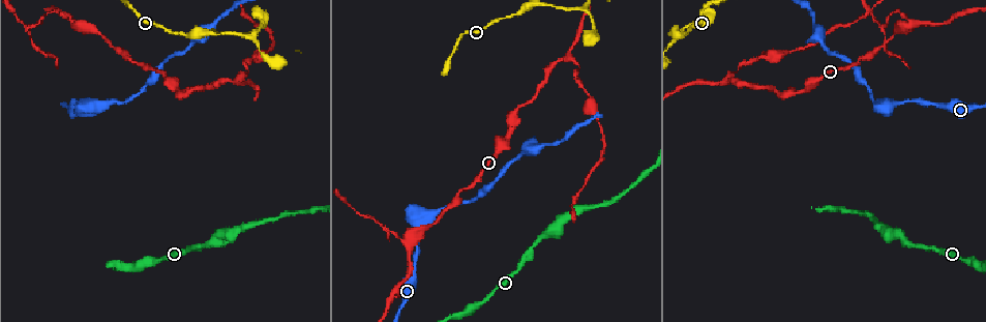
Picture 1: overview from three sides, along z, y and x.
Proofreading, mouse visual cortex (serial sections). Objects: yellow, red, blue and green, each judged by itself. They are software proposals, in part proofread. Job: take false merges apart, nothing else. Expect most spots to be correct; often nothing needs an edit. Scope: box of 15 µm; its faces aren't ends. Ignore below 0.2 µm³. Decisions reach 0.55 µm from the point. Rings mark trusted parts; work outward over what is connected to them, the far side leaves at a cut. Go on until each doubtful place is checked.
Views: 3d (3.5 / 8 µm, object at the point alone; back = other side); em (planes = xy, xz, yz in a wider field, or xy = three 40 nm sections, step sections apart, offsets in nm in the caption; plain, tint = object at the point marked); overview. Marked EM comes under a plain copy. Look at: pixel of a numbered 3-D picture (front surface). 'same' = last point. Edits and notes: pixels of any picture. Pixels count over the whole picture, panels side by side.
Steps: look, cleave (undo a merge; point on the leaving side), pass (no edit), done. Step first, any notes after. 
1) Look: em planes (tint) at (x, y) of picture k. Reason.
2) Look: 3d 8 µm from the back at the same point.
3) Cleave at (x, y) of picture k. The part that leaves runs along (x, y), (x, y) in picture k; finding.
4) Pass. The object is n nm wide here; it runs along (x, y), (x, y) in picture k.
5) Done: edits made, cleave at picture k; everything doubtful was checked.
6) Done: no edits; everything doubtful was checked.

Look: 3d 3.5 µm at (407, 240) of picture 1. Three-way junction.

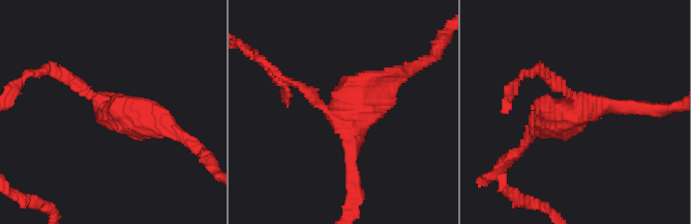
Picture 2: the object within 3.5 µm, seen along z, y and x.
Look: em xy step 1 (tint) at (342, 113) of picture 2. 3 arms meet here; the arms are 150, 200, 350 nm wide.

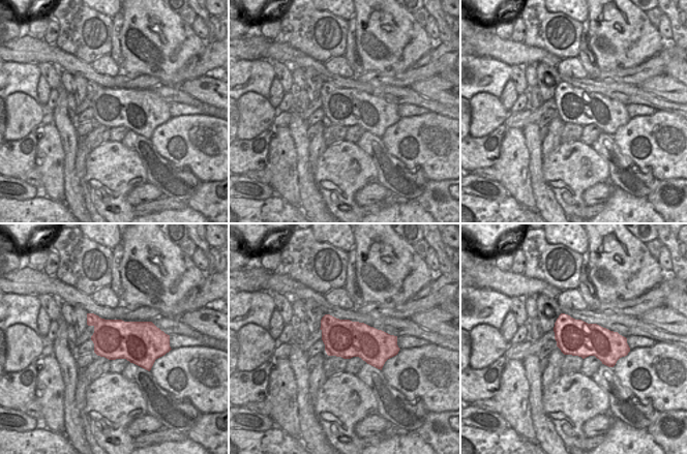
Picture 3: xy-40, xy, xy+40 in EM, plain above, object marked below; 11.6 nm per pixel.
Pass. It runs along (396, 74), (342, 114), (352, 180) in picture 2; continuous, no second cell.

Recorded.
Look: 3d 3.5 µm at (25, 25) of picture 1. Narrows sharply.

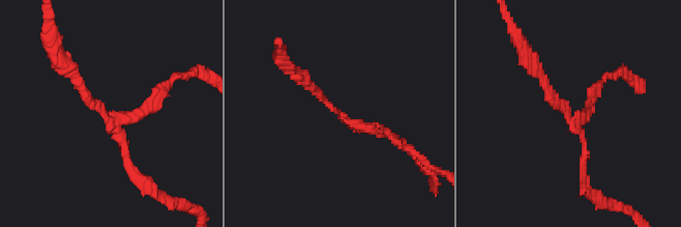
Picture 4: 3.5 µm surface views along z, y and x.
Look: em xy step 5 (tint) at (107, 114) of picture 4. Need the tissue.

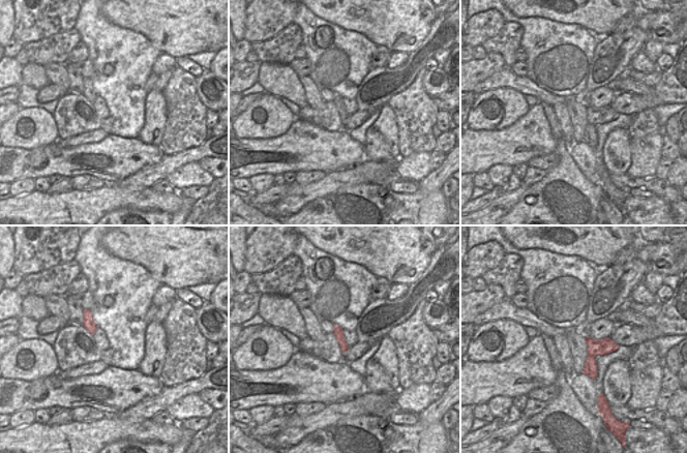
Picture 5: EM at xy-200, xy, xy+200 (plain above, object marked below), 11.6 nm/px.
Look: em xy step 3 (tint) at the same point.

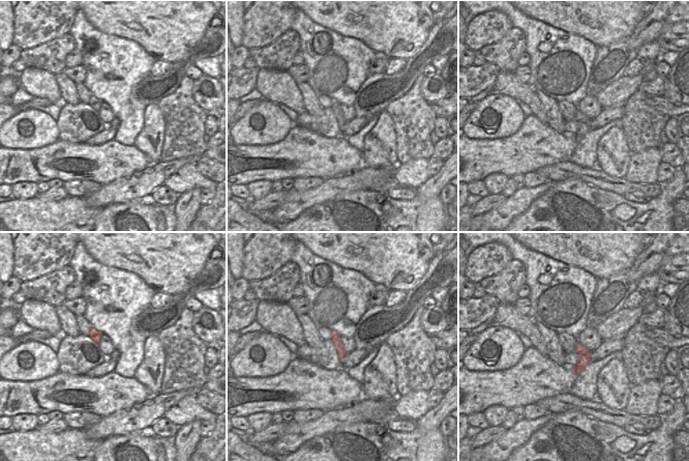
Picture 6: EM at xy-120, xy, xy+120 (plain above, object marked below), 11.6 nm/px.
Cleave at (583, 162) of picture 4. The object is 120 nm wide here; the part that leaves runs along (581, 116), (554, 100), (528, 55) in picture 4; two cells meet here.

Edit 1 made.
Look: overview. See it whole again.

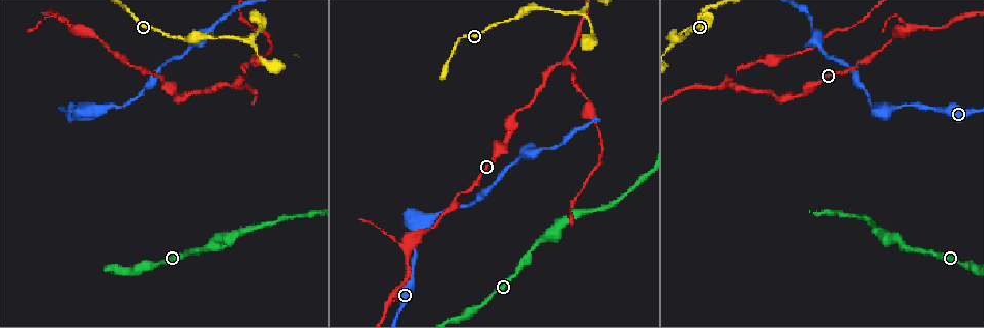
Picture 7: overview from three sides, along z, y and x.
Look: 3d 3.5 µm at (233, 85) of picture 7. Branch point.

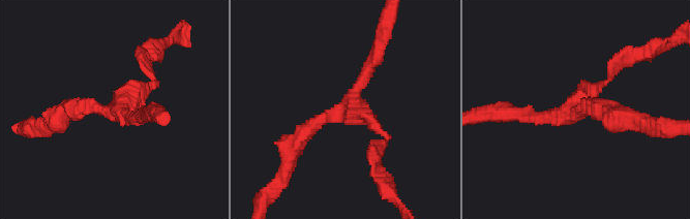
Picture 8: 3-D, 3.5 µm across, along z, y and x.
Look: em xy step 3 (tint) at (348, 115) of picture 8. 3 arms meet here; the arms are 150, 200, 250 nm wide.

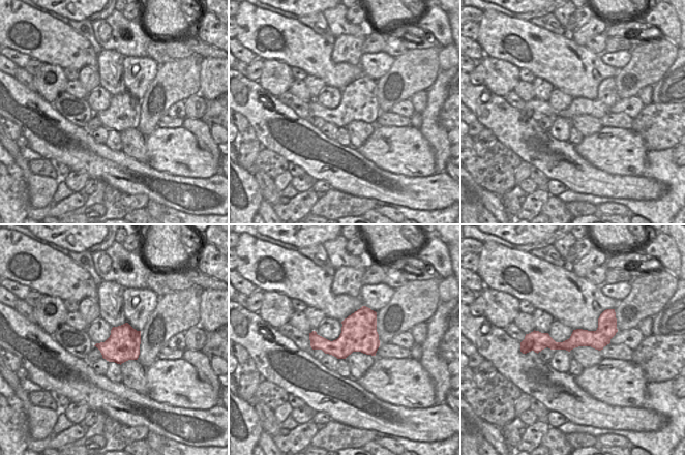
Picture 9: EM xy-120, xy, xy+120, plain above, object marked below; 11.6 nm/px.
Look: em xy step 1 (tint) at the same point.

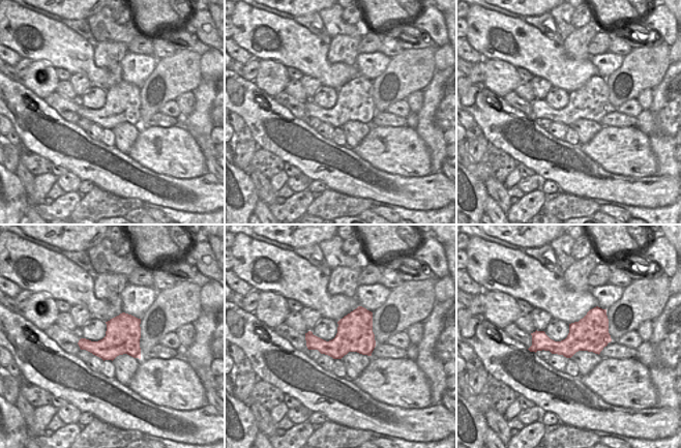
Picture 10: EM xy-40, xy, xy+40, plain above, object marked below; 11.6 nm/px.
Pass. All the same cell.

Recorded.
Look: em xy step 3 (tint) at (247, 37) of picture 7. Three-way junction.

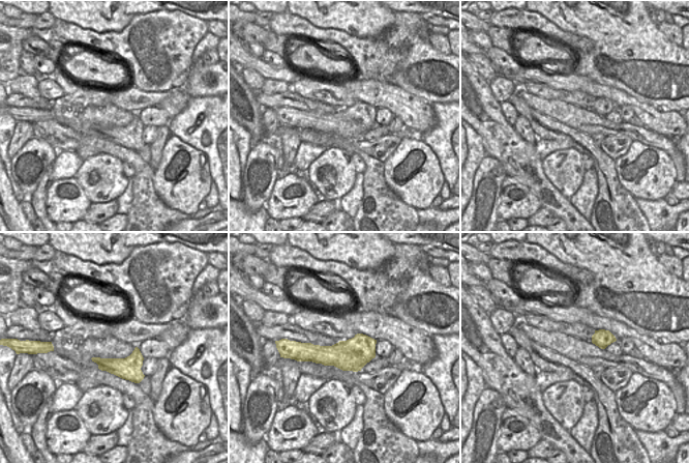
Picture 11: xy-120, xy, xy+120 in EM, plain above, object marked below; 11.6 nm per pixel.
Look: 3d 3.5 µm at the same point. See where the arms go.

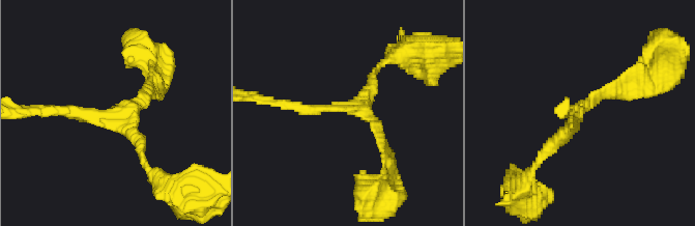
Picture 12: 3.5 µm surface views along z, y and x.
Pass. It runs along (270, 101), (356, 108), (381, 145) in picture 12; continuous, no second cell.

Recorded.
Done: edits made, cleave at picture 4; everything doubtful was checked.

